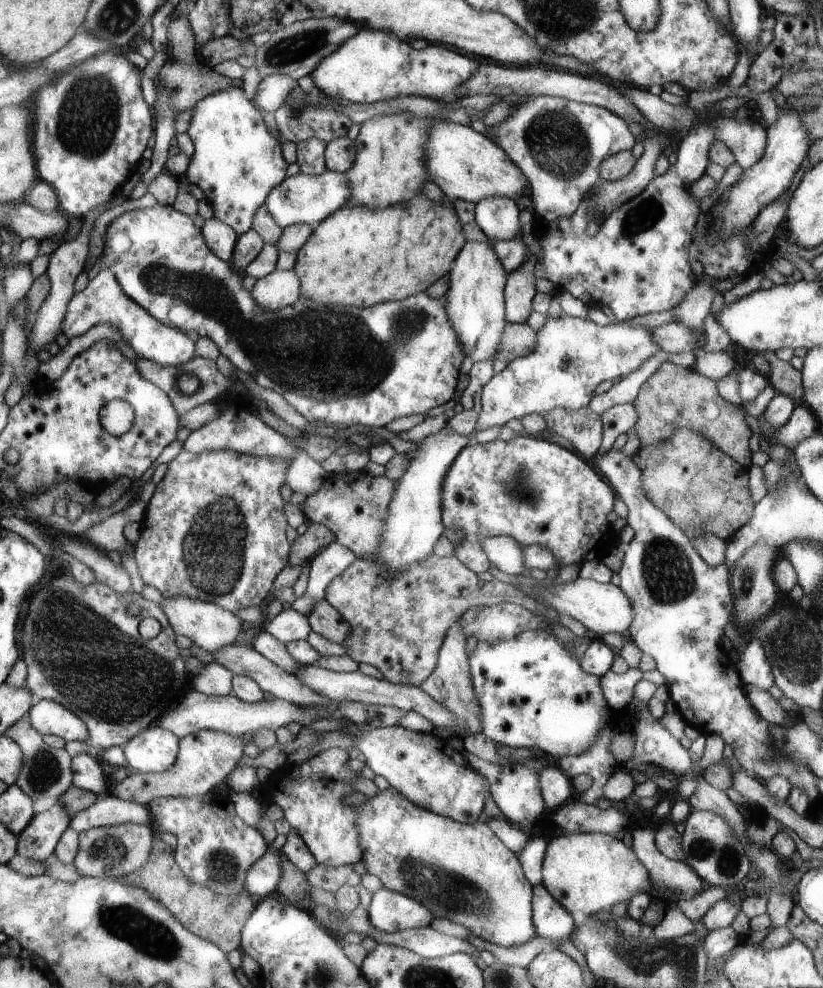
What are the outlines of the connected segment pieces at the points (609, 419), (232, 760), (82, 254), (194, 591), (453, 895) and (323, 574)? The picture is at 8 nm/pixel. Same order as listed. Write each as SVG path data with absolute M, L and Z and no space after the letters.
M632 403L616 405L610 407L602 413L605 421L605 442L601 446L601 452L606 452L612 448L612 444L620 434L630 432L630 428L635 428L638 415Z
M212 729L199 730L180 739L180 752L173 766L162 773L130 771L124 781L114 784L109 795L147 806L158 797L195 797L213 793L214 788L225 783L226 776L238 766L238 762L244 756L244 746L242 735Z
M85 225L81 231L71 240L64 240L58 244L58 247L49 256L49 265L47 268L47 277L51 284L49 295L42 303L38 314L36 315L32 330L28 333L28 344L41 358L46 358L46 345L55 342L55 338L61 332L61 324L63 316L67 311L67 304L70 299L76 294L73 284L78 278L78 275L83 272L84 266L87 264L88 256L88 243L90 226Z
M182 449L173 460L167 463L166 474L157 484L153 497L146 505L144 518L140 522L141 534L134 543L138 570L145 584L158 589L164 598L190 597L202 599L203 601L218 603L218 606L224 607L234 614L241 608L260 605L270 594L278 573L290 564L292 544L287 537L289 522L286 516L286 502L280 496L280 490L286 484L286 473L292 461L292 459L284 457L272 458L266 455L242 454L228 449L202 451L198 454Z
M392 787L368 799L357 808L363 857L368 873L378 878L384 888L417 899L433 911L436 918L449 917L489 945L514 946L536 935L532 903L534 884L525 877L517 854L486 823L467 825L434 814L416 806Z
M335 540L309 560L308 583L304 594L294 600L291 609L308 616L315 604L325 599L326 587L357 559L352 549Z

